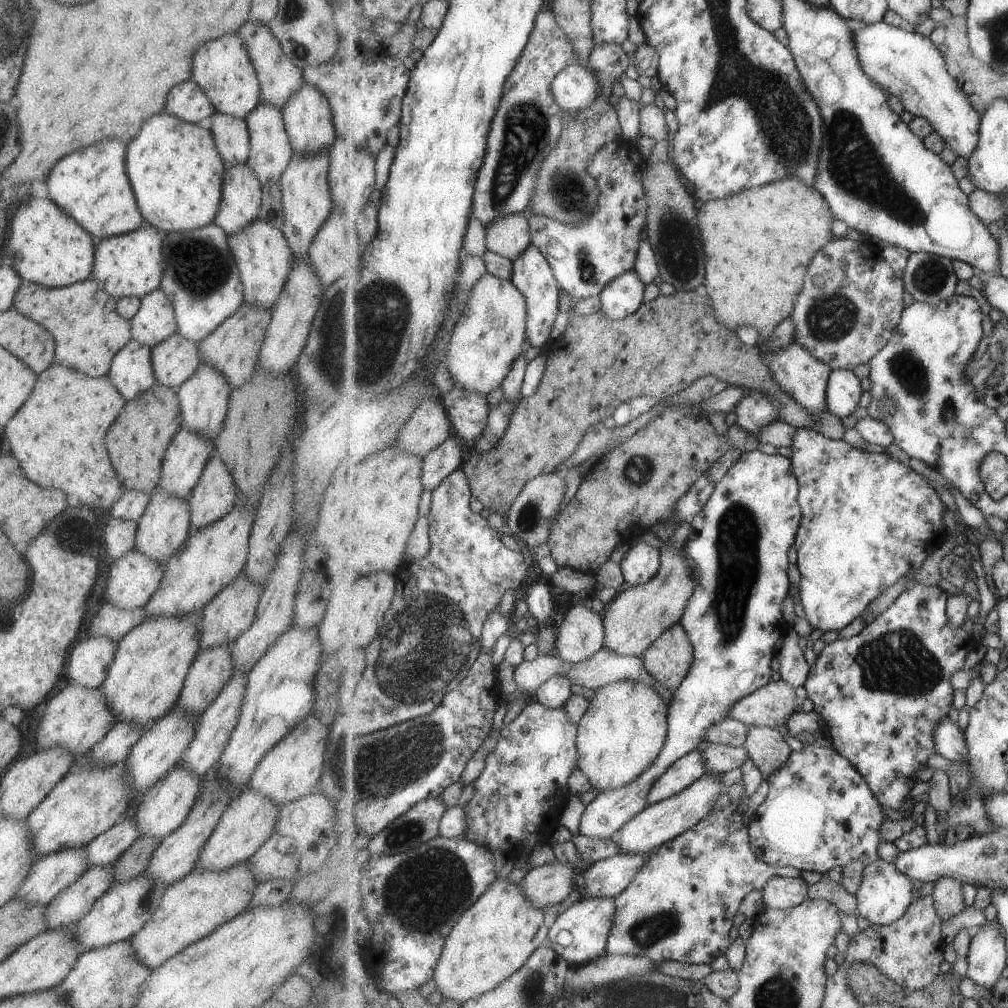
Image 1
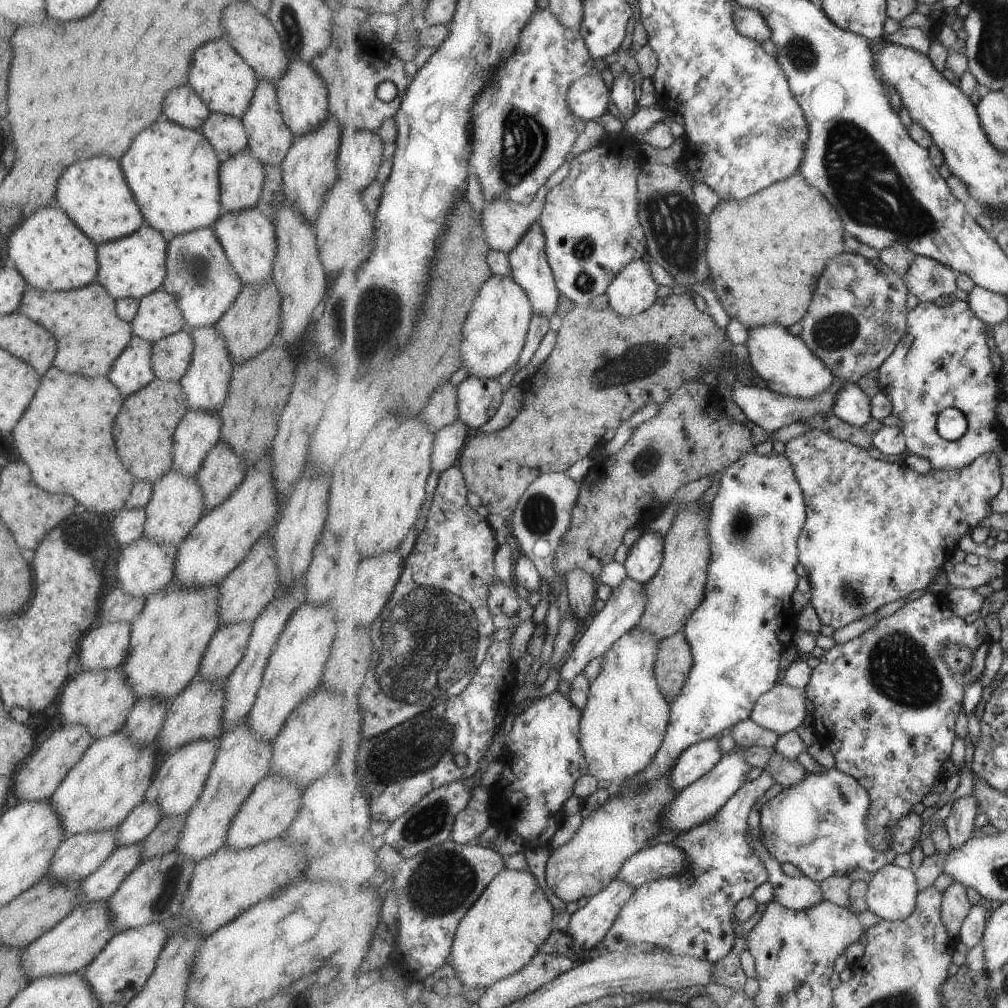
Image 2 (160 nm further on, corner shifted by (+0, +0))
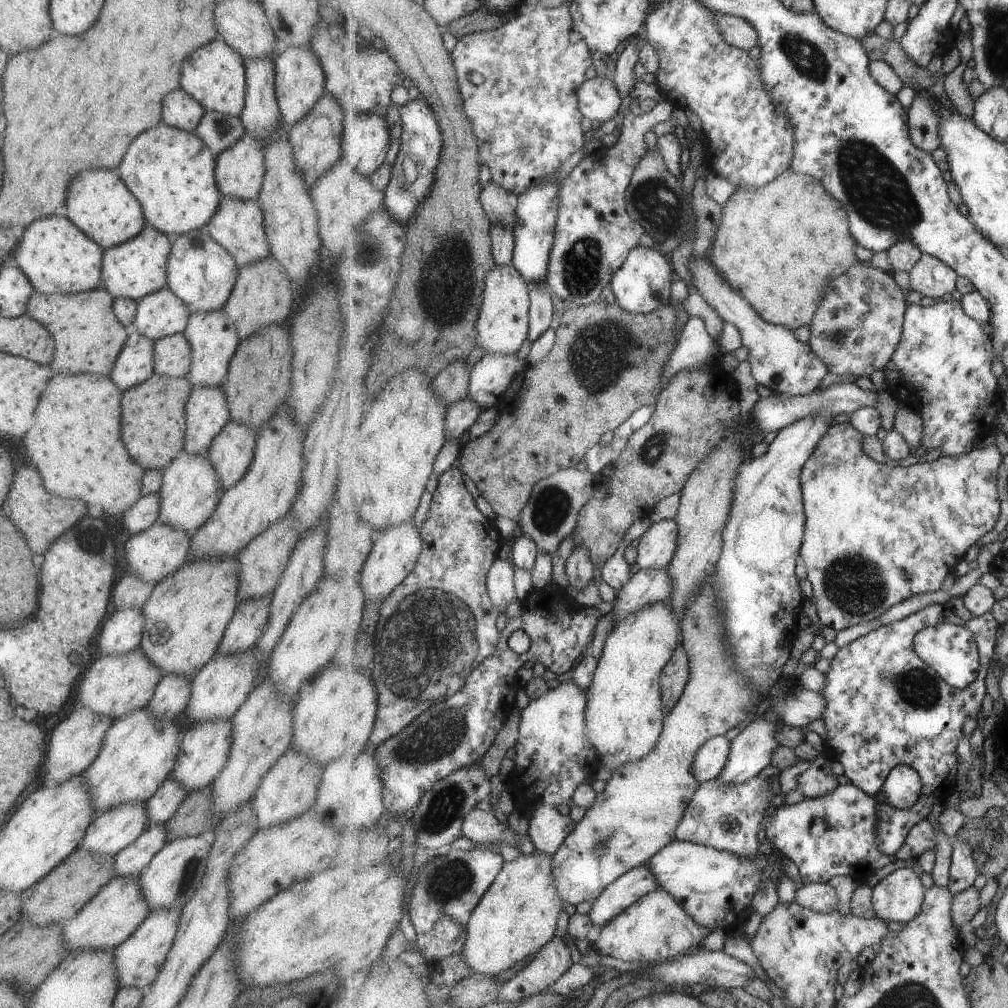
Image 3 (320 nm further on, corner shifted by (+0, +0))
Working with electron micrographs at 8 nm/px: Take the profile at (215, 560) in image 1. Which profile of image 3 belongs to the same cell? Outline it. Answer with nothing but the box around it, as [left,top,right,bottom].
[189,403,304,558]

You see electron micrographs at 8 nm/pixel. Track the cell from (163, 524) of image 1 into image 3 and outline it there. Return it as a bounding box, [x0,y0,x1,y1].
[157,451,222,534]

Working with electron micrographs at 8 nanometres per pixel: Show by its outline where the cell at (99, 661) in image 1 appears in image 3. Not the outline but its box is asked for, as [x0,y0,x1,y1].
[96,608,144,655]

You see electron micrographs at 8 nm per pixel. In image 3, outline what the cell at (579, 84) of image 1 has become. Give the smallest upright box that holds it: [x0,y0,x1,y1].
[578,77,622,122]

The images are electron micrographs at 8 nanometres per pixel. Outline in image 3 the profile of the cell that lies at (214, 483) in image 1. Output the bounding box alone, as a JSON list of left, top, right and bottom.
[207,418,257,490]

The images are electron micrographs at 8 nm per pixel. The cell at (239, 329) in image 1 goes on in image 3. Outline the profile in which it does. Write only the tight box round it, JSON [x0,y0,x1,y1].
[223,254,293,341]

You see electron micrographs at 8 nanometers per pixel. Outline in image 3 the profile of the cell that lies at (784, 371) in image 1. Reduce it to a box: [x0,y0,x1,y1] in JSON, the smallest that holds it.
[688,254,830,395]

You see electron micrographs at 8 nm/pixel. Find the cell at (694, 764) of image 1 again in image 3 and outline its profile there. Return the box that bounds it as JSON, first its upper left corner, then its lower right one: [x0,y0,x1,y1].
[692,735,732,783]

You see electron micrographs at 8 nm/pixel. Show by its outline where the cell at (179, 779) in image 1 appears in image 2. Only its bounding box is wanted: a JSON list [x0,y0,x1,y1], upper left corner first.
[154,738,217,816]

